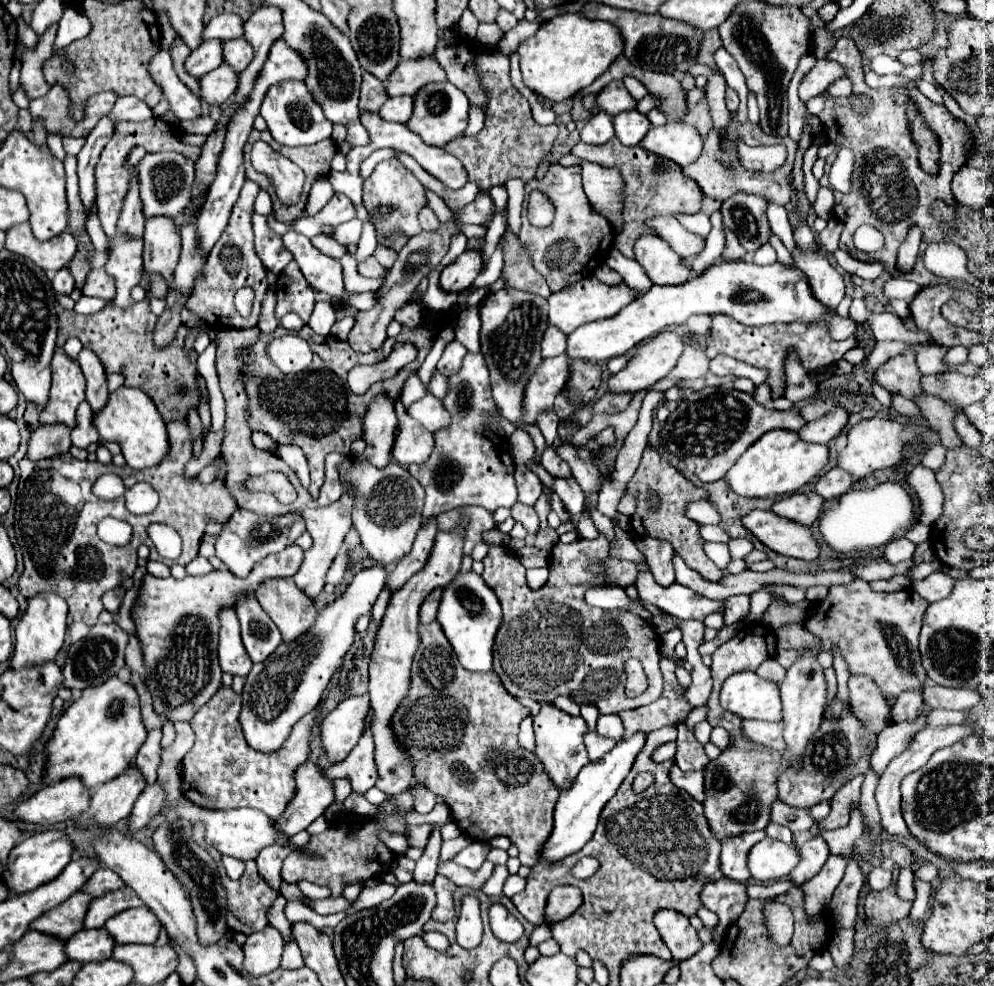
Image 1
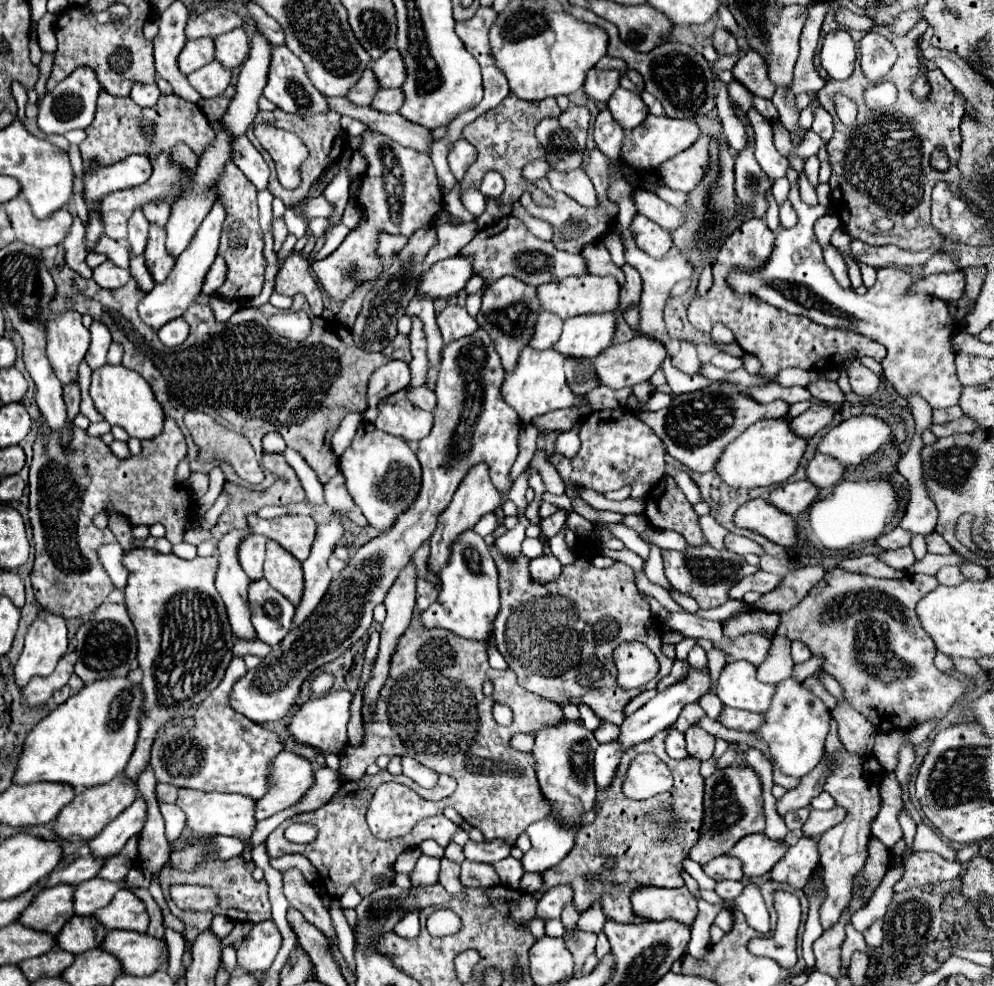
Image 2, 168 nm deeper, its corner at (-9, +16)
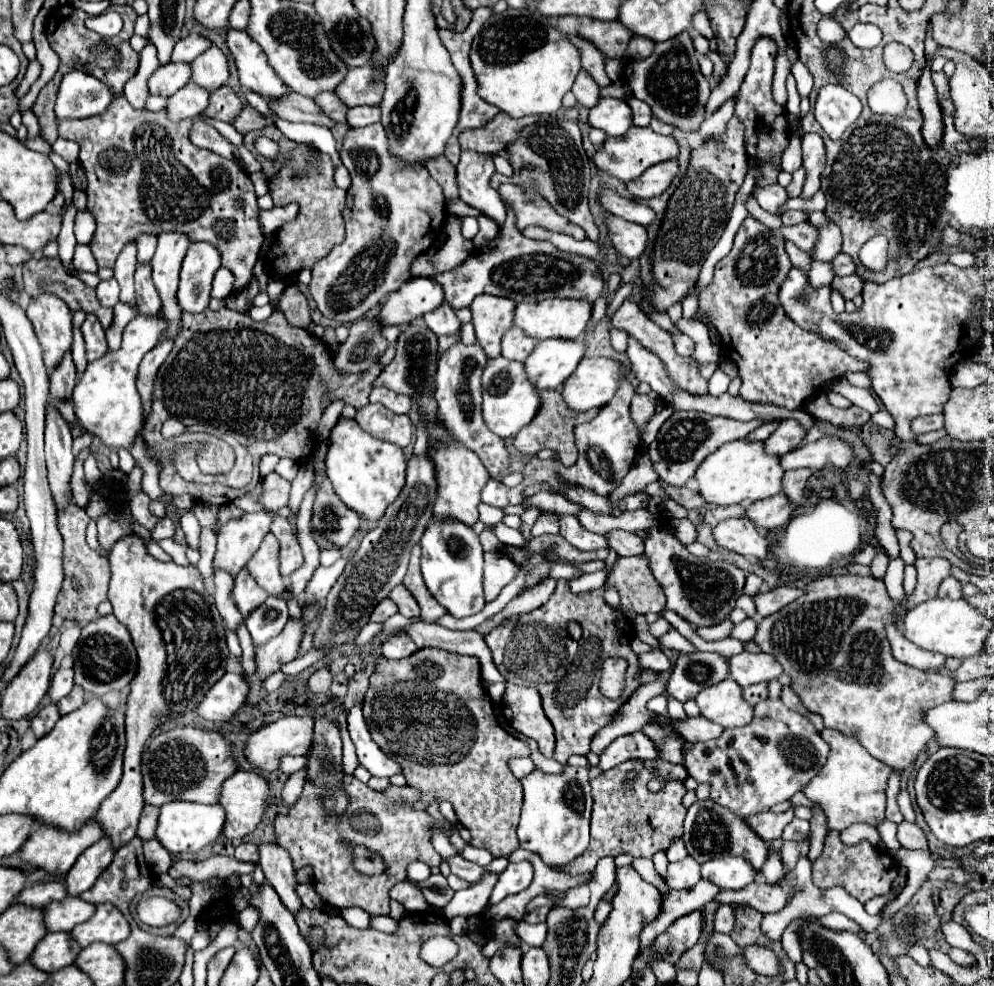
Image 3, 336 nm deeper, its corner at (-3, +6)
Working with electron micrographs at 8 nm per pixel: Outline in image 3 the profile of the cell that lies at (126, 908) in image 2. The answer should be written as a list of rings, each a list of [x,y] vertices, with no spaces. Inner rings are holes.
[[[98,904],[94,916],[88,922],[72,928],[72,936],[82,948],[94,942],[106,942],[110,946],[116,946],[130,936],[130,926],[120,910],[110,904]]]

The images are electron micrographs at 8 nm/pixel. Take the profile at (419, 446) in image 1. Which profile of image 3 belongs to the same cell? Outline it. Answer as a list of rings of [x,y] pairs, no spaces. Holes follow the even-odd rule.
[[[368,404],[356,412],[356,422],[378,440],[406,448],[412,442],[412,422],[406,414],[394,414],[378,404]]]

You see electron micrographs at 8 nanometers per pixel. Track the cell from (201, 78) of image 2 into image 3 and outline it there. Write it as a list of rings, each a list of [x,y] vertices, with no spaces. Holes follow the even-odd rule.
[[[192,82],[186,84],[182,90],[172,94],[166,104],[166,118],[172,122],[182,122],[188,118],[196,118],[206,106],[208,106],[206,90],[200,90],[200,86],[194,86]]]

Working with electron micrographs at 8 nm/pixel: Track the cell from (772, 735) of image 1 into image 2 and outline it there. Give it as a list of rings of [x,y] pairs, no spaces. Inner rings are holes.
[[[724,708],[720,722],[728,728],[734,728],[734,730],[756,732],[764,726],[764,714],[748,712],[748,710],[740,710],[740,708]]]

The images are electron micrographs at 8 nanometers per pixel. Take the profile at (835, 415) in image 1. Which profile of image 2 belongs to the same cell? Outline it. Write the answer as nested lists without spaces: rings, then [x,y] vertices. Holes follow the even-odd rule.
[[[814,402],[806,412],[802,412],[800,416],[792,418],[790,420],[790,426],[792,430],[798,434],[798,436],[804,436],[804,438],[812,438],[816,432],[820,432],[822,428],[826,428],[832,418],[834,418],[834,408],[828,406],[828,404],[820,404],[820,402]]]

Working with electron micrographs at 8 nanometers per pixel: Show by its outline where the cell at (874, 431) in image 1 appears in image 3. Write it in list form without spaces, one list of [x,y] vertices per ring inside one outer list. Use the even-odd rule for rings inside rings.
[[[826,436],[812,444],[796,448],[792,452],[786,452],[784,456],[780,456],[780,466],[784,470],[810,468],[816,472],[816,470],[822,470],[824,466],[846,468],[850,460],[852,460],[852,448],[838,438]]]

